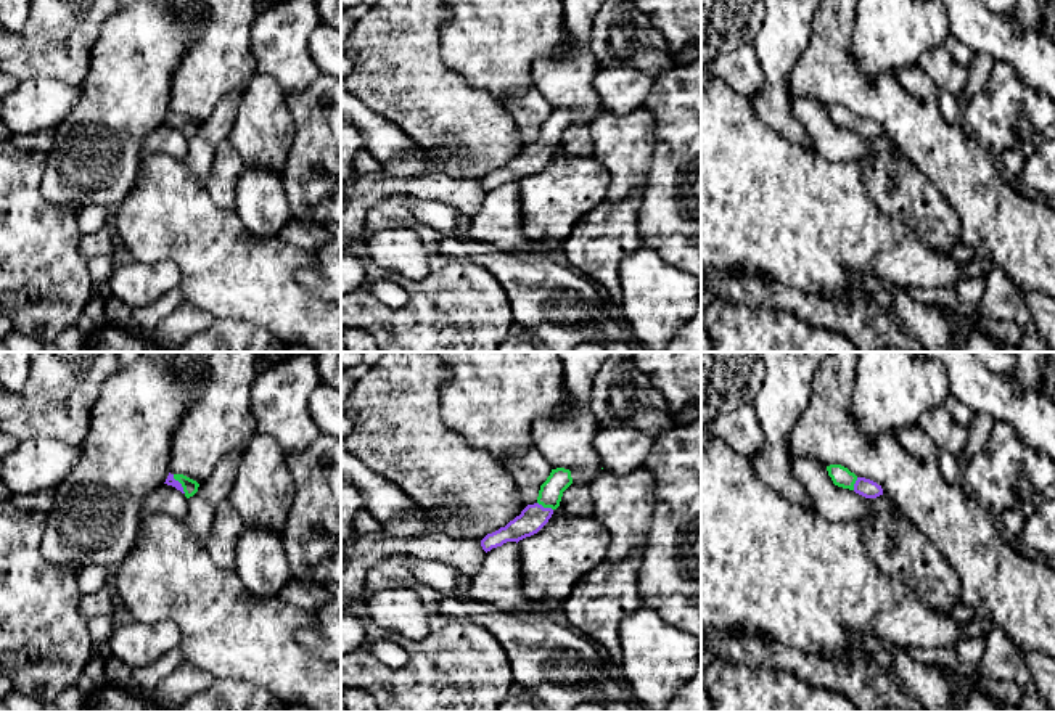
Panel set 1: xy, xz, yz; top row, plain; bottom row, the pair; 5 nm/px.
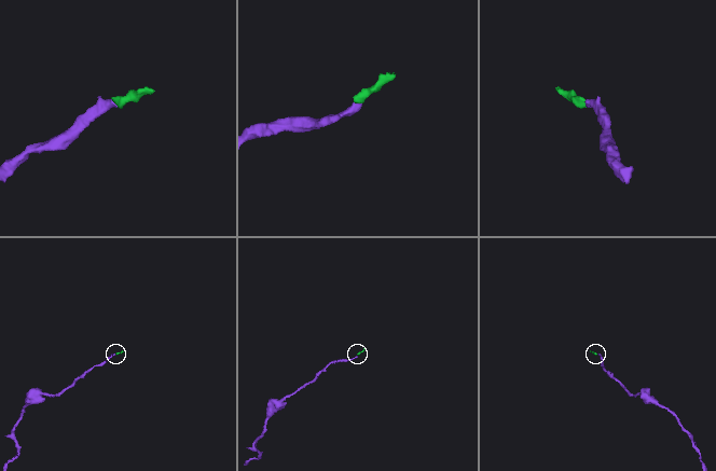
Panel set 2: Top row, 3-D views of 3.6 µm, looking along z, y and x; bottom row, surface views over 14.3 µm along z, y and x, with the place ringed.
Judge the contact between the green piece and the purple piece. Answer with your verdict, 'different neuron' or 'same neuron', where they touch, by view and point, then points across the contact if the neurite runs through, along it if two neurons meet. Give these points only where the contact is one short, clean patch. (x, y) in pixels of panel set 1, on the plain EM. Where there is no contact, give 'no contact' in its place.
same neuron; contact xy (180, 122); way xy (190, 127), (180, 122), (169, 121)

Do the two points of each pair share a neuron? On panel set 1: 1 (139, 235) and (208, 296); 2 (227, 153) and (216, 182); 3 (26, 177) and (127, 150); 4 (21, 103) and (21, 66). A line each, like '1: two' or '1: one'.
1: one
2: one
3: two
4: two

